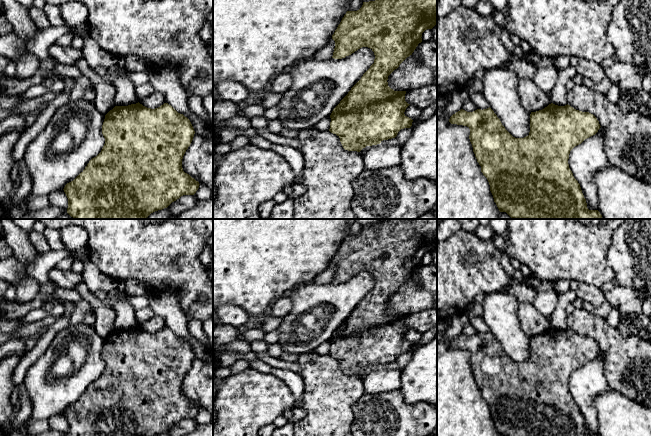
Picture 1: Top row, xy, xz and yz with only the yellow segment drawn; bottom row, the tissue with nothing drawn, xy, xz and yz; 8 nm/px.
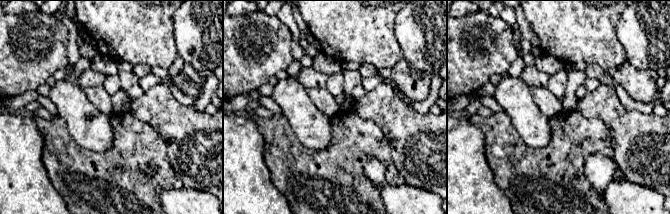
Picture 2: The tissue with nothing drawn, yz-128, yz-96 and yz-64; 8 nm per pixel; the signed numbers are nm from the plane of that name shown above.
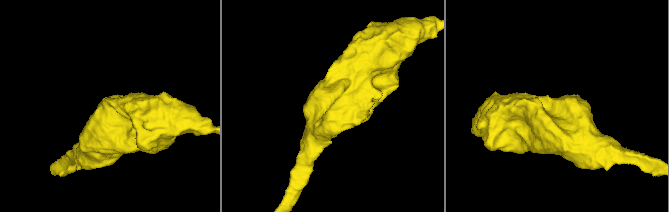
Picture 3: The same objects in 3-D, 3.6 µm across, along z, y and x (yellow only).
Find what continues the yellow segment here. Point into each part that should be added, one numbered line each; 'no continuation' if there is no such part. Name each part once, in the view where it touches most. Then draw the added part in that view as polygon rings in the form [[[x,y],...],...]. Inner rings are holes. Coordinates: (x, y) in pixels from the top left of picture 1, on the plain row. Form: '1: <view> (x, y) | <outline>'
no continuation

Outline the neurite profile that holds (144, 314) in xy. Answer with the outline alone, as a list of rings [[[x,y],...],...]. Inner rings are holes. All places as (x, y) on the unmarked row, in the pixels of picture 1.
[[[149,306],[135,311],[135,317],[139,324],[149,320],[154,315],[153,310]]]

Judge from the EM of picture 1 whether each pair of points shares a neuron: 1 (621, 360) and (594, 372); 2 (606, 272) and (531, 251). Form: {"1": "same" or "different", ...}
{"1": "different", "2": "same"}

